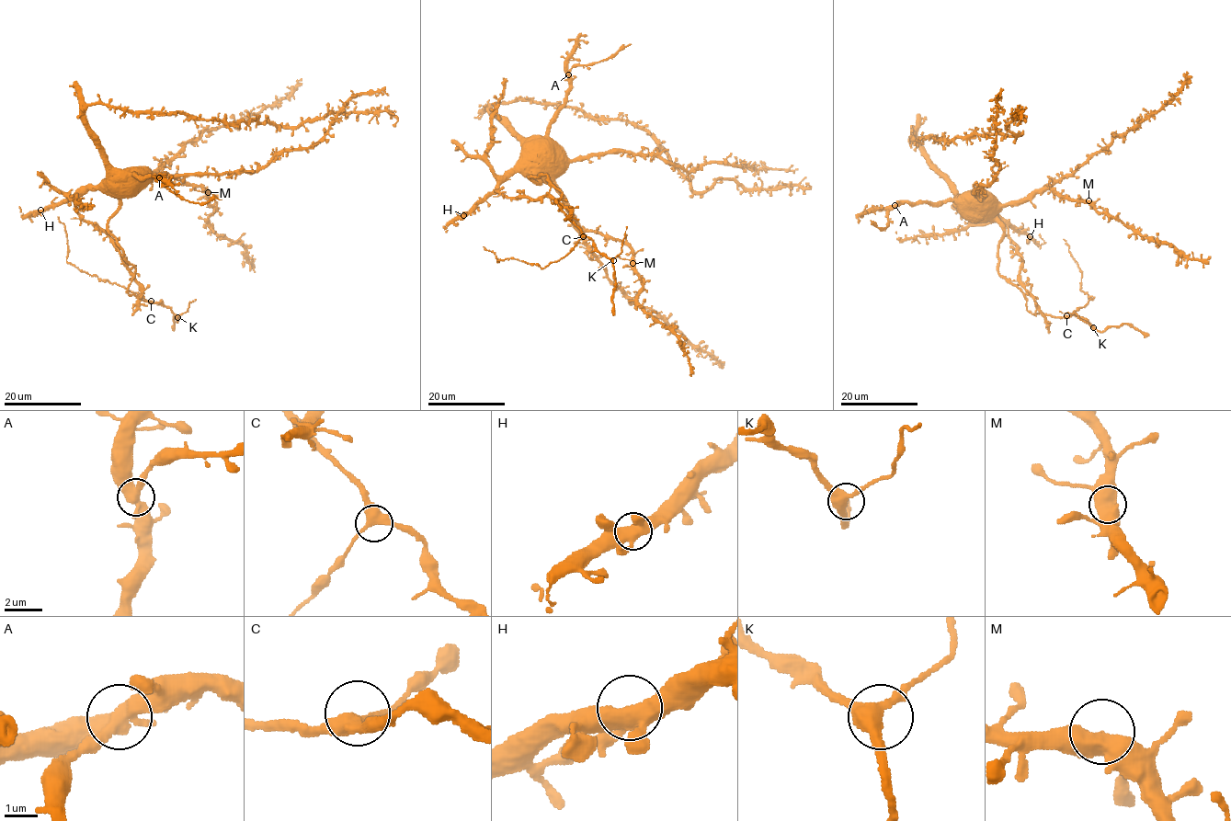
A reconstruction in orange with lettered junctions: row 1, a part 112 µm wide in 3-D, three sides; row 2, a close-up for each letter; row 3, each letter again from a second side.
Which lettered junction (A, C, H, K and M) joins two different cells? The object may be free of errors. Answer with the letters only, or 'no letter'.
A

